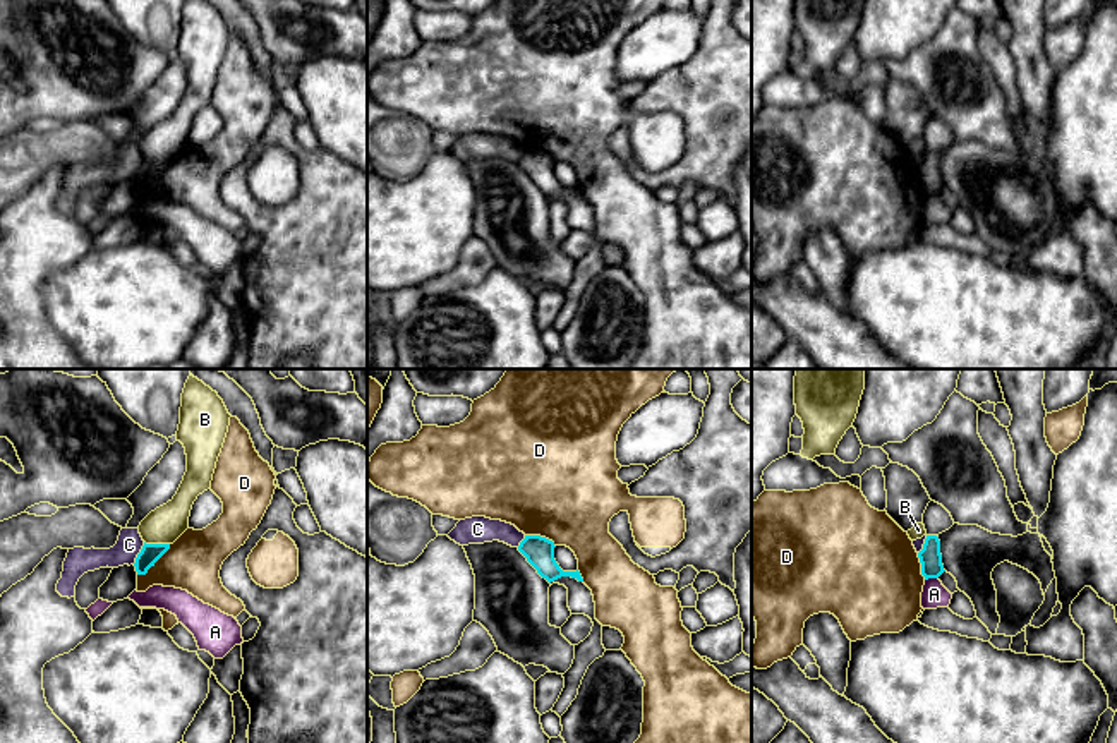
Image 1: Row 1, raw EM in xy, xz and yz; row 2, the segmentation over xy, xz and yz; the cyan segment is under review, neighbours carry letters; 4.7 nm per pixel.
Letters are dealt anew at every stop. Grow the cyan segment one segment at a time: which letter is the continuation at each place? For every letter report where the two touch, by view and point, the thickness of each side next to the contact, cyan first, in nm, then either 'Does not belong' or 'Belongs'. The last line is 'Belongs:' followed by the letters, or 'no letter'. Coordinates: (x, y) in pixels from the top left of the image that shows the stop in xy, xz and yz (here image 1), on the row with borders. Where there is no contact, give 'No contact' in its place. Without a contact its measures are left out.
A: Touches cyan at yz (930, 577). Thickness 110 nm (cyan) against 120 nm. Does not belong
B: Touches cyan at xy (156, 544). Thickness 90 nm (cyan) against 170 nm. Does not belong
C: Touches cyan at xy (139, 553). Thickness 90 nm (cyan) against 120 nm. Does not belong
D: Touches cyan at xy (155, 561). Thickness 90 nm (cyan) against 260 nm. Does not belong
Belongs: no letter

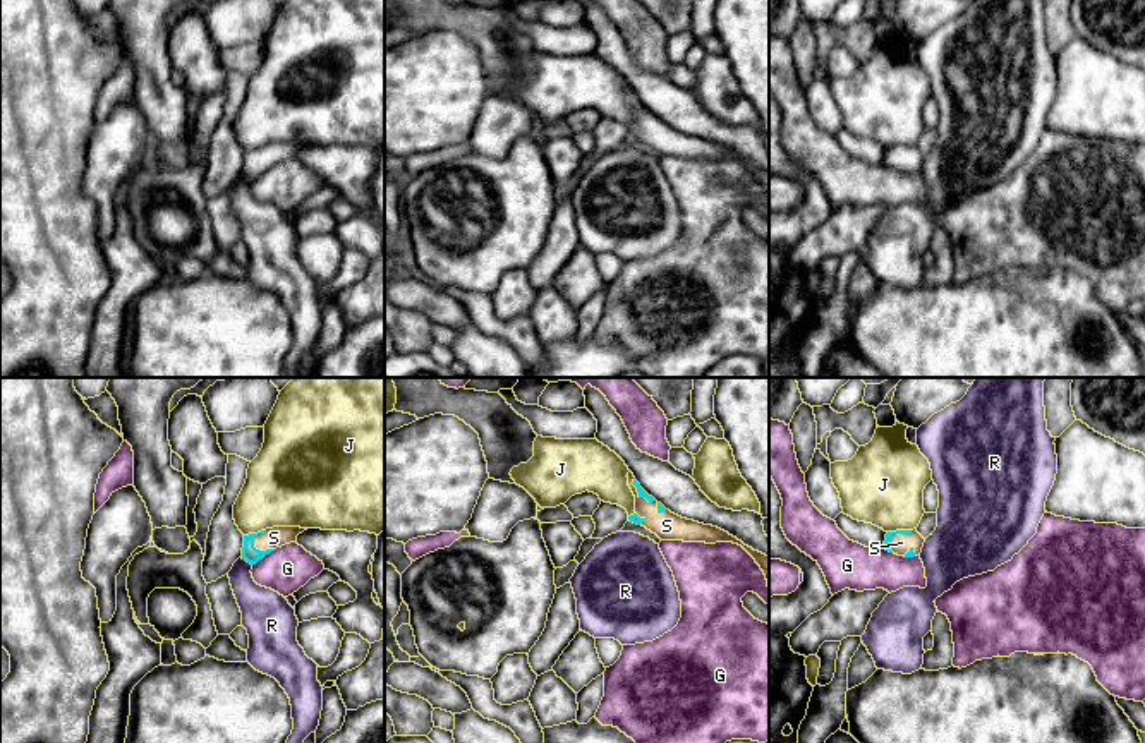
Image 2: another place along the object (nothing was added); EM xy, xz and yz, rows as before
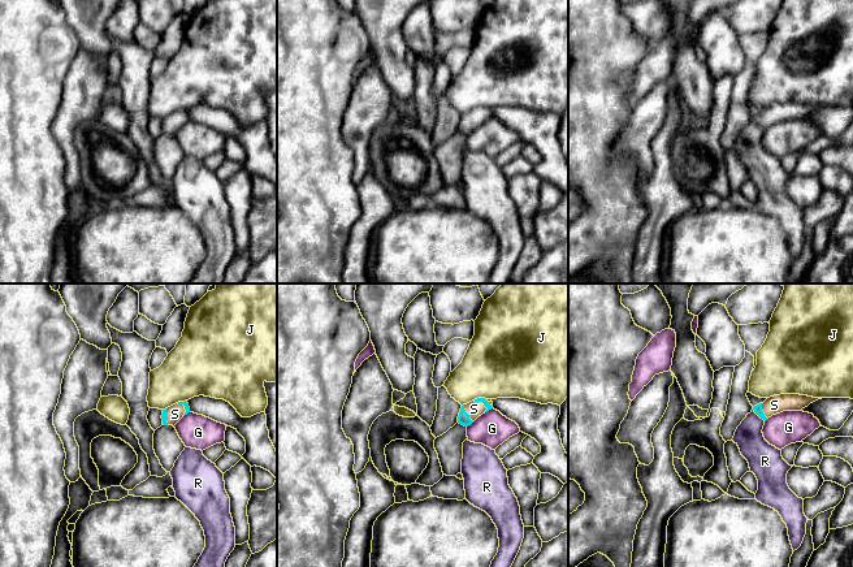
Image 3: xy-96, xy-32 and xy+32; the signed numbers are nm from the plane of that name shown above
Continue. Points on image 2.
G: Touches cyan at xy (263, 556). Thickness 80 nm (cyan) against 220 nm. Does not belong
J: Touches cyan at yz (898, 531). Thickness 30 nm (cyan) against 380 nm. Does not belong
R: Touches cyan at xy (246, 560). Thickness 80 nm (cyan) against 200 nm. Does not belong
S: Touches cyan at yz (896, 532). Thickness 30 nm (cyan) against 90 nm. Belongs
Belongs: S

